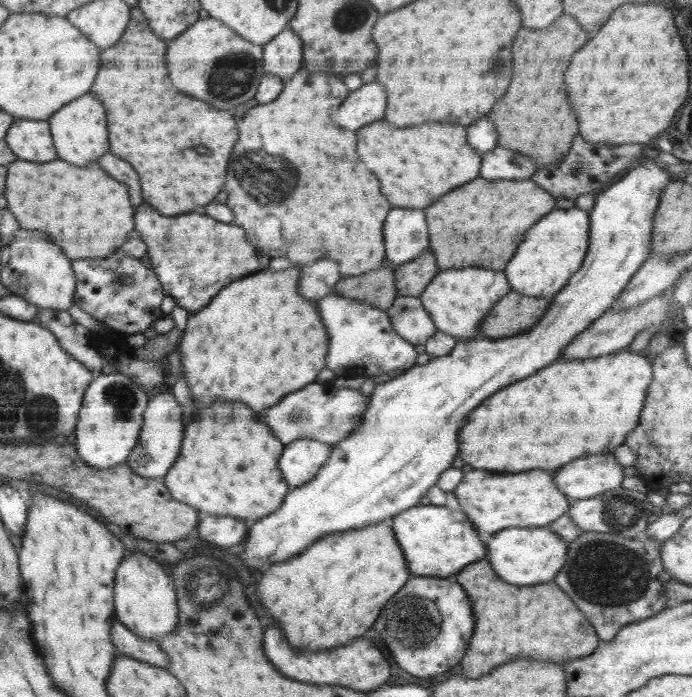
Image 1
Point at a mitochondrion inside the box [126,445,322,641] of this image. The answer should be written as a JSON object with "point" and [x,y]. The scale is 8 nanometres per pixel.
{"point":[196,606]}

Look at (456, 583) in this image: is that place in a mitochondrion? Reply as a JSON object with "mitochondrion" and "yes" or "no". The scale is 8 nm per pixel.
{"mitochondrion":"no"}

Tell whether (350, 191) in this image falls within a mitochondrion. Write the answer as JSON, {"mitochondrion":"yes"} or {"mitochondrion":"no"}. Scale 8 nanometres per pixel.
{"mitochondrion":"no"}

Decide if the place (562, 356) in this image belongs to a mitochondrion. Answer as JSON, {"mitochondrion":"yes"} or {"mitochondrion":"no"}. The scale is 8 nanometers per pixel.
{"mitochondrion":"no"}

